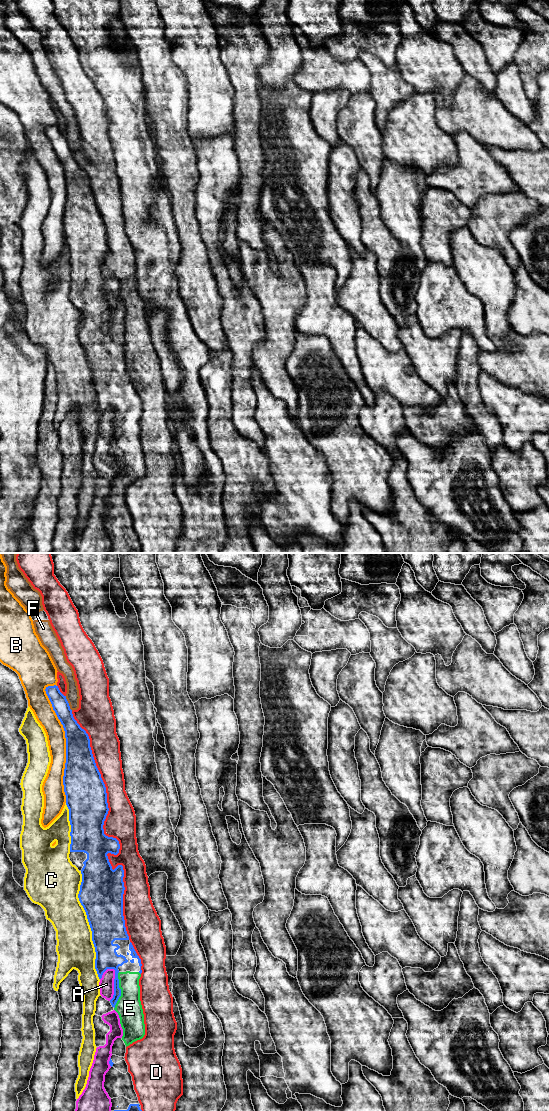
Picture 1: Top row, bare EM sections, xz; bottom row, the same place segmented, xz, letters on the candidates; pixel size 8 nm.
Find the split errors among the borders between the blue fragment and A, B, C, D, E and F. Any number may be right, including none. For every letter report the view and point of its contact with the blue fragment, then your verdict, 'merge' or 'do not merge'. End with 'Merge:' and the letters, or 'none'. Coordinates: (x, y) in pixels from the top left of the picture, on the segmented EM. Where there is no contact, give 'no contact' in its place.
A: meets blue in xz at (114, 984); do not merge
B: meets blue in xz at (66, 741); do not merge
C: meets blue in xz at (89, 924); do not merge
D: meets blue in xz at (110, 837); do not merge
E: meets blue in xz at (120, 990); merge
F: meets blue in xz at (68, 703); do not merge
Merge: E

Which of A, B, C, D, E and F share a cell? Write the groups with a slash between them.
A / B / C / D / E / F

